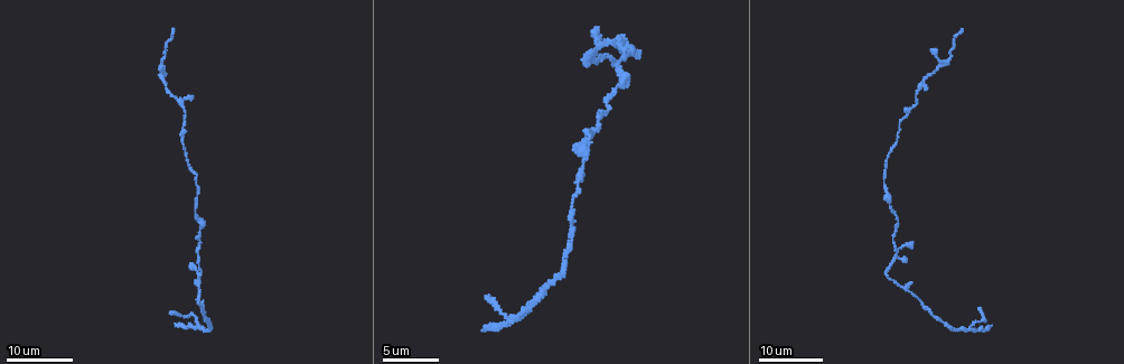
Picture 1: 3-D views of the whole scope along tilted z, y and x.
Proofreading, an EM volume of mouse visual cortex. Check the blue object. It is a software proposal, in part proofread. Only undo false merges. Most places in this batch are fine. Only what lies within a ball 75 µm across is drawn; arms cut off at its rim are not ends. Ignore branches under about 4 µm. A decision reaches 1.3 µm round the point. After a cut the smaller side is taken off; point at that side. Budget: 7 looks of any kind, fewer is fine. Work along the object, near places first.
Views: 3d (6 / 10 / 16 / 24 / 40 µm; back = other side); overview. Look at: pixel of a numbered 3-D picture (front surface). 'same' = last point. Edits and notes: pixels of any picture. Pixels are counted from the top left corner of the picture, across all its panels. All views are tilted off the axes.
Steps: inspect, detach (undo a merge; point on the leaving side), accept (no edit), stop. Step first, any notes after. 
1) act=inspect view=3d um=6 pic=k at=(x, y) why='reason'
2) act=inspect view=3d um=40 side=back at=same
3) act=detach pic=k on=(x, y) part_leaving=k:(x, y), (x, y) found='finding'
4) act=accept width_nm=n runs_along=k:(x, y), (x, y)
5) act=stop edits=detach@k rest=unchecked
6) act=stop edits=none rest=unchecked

act=inspect view=3d um=16 pic=1 at=(898, 137) why='calibre changes'

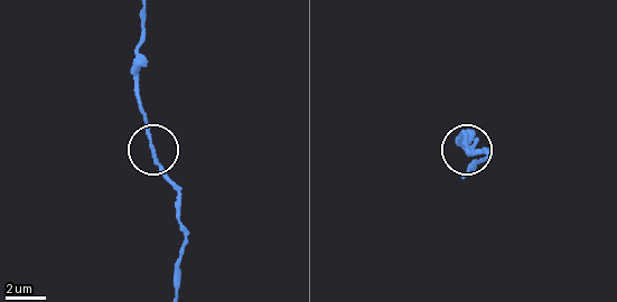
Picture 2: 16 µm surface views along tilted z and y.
act=inspect view=3d um=6 pic=2 at=(469, 145)

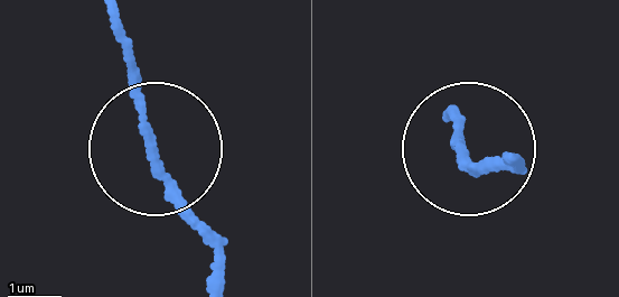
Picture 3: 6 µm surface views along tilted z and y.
act=inspect view=3d um=6 side=back pic=3 at=(464, 153)

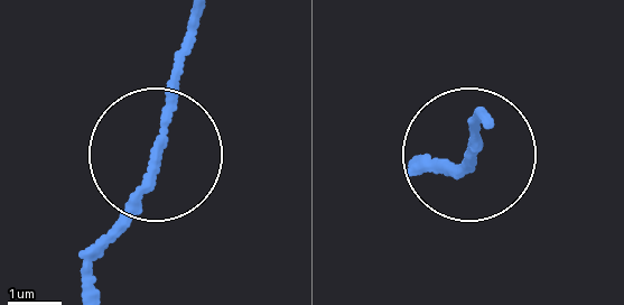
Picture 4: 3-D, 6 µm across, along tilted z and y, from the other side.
act=accept width_nm=160 runs_along=4:(415, 159), (464, 162), (477, 109) found='all the same cell'

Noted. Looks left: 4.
act=inspect view=3d um=16 pic=1 at=(944, 62) why='looks like a crossing'

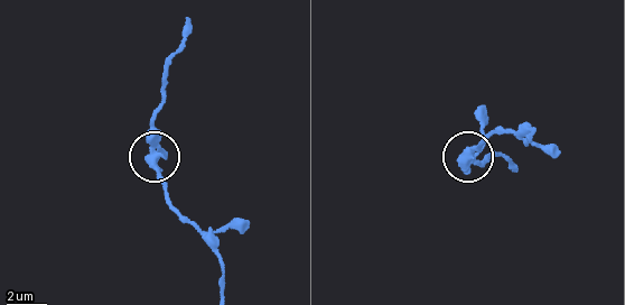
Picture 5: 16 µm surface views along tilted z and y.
act=inspect view=3d um=6 pic=5 at=(159, 156)

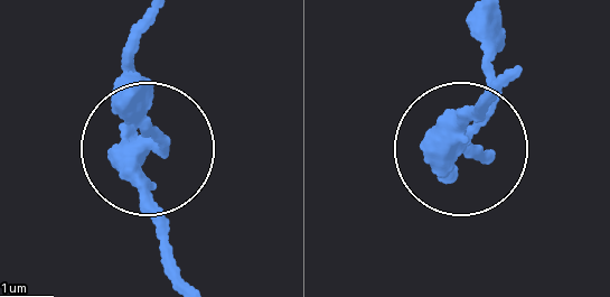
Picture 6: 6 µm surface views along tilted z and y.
act=accept found='continuous, no second cell'

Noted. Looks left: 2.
act=stop edits=none rest=unchecked

